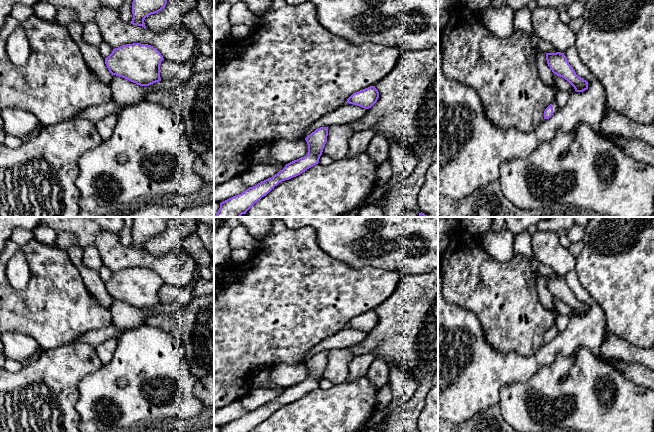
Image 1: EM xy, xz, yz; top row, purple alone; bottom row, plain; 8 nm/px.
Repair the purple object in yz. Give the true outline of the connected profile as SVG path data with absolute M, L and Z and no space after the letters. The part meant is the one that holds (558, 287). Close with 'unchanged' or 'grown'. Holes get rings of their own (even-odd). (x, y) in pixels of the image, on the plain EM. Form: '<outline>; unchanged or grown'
M546 277L546 284L552 296L567 304L576 316L588 313L588 306L576 298L564 277Z; unchanged

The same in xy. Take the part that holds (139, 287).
M133 267L113 273L105 282L105 288L112 299L140 310L149 310L161 305L160 289L163 284L161 277L153 270Z; unchanged

